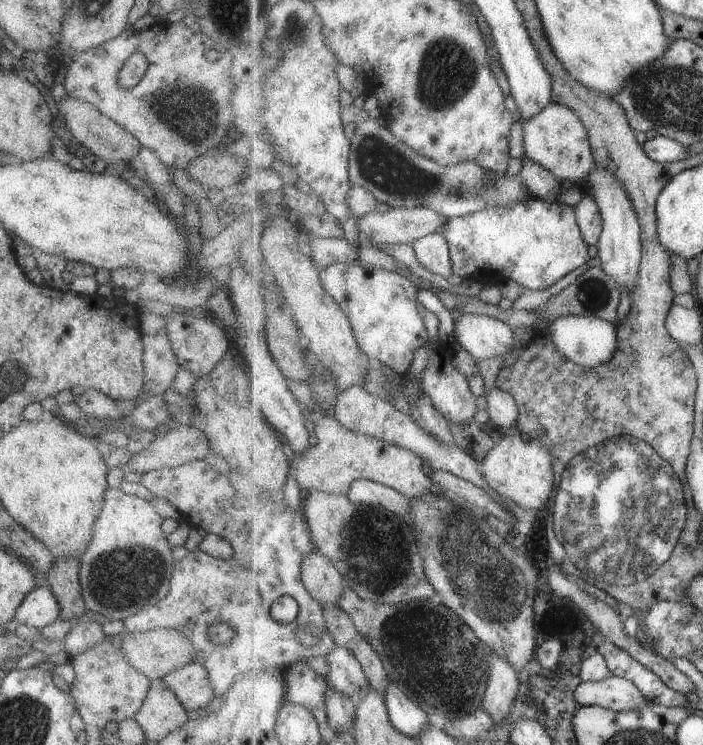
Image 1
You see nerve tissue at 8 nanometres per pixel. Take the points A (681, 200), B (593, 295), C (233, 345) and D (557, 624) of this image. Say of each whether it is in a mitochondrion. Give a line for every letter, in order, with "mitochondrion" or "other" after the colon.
A: other
B: mitochondrion
C: other
D: other

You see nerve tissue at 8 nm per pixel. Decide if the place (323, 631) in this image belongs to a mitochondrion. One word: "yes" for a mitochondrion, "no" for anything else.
no

